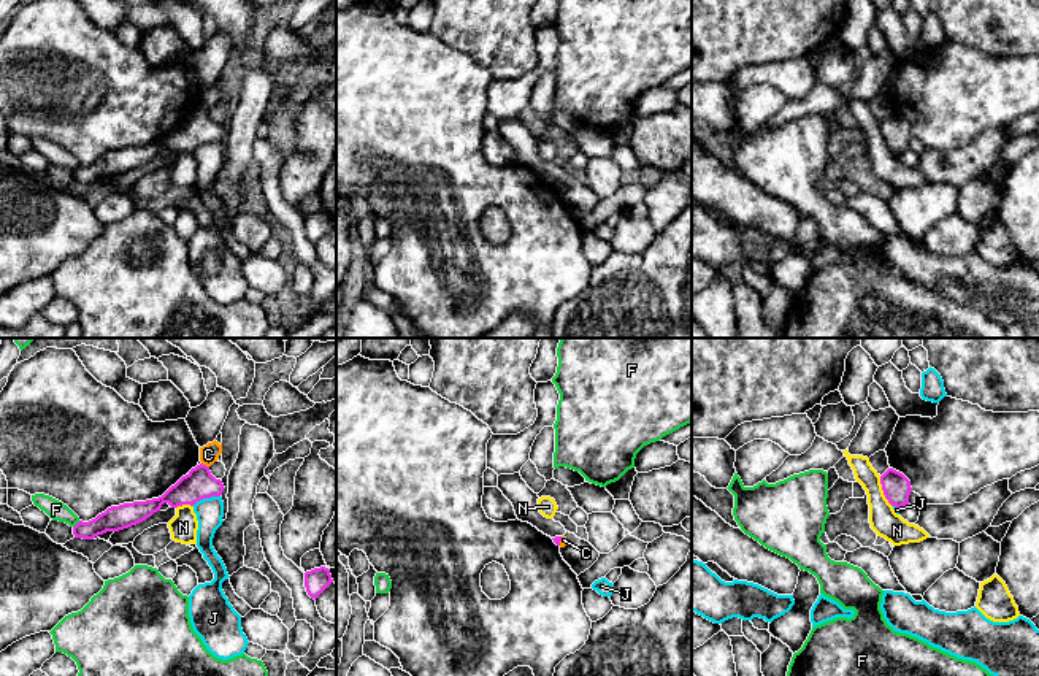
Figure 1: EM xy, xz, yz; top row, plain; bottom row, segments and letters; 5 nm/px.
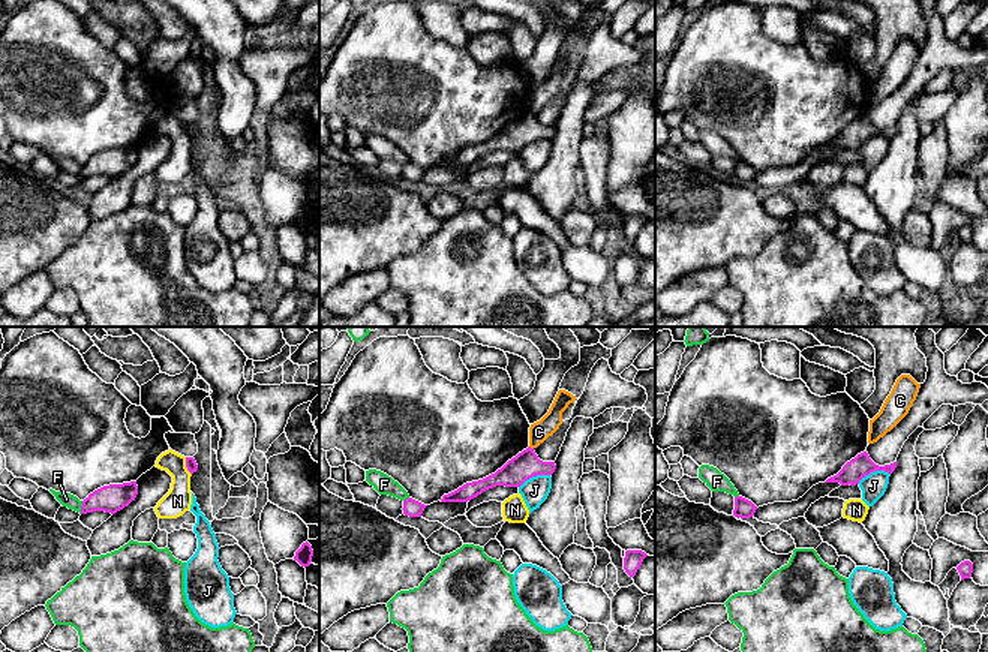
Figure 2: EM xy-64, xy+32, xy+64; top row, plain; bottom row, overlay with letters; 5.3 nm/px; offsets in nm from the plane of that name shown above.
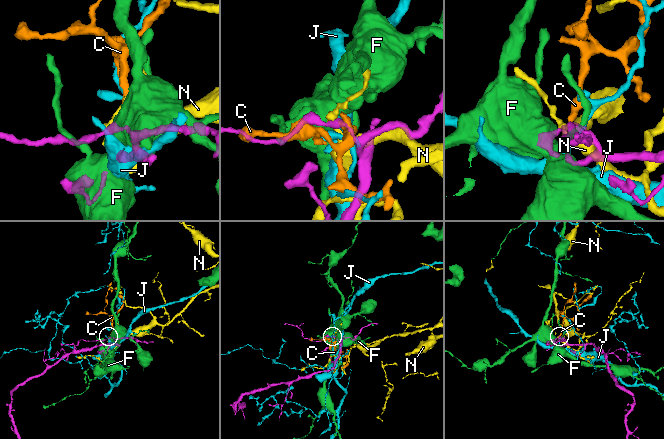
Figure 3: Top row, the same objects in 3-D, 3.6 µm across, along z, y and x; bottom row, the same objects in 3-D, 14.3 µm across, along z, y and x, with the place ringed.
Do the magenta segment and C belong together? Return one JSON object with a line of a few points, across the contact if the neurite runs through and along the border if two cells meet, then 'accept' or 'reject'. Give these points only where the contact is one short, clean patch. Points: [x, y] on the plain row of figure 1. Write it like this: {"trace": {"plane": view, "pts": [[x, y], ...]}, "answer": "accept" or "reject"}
{"trace": {"plane": "xy", "pts": [[202, 107], [208, 111]]}, "answer": "reject"}

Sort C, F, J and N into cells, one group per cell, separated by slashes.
C / F / J / N

